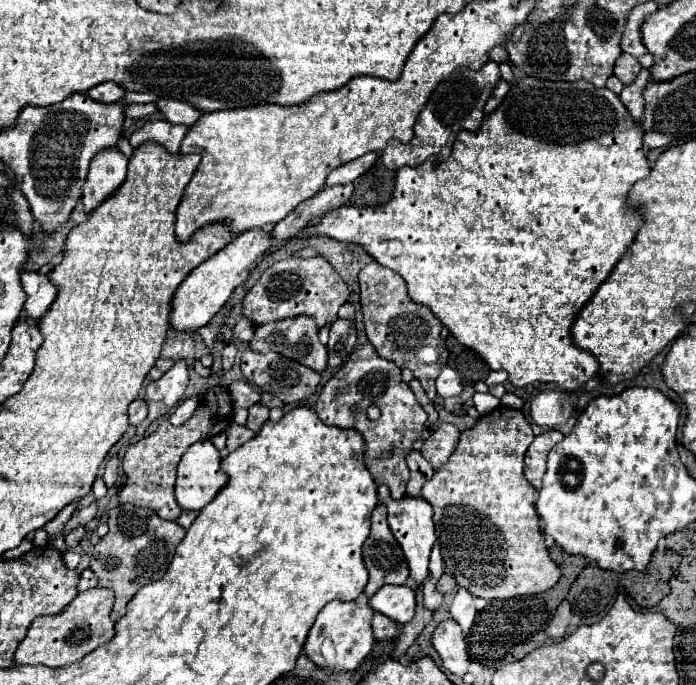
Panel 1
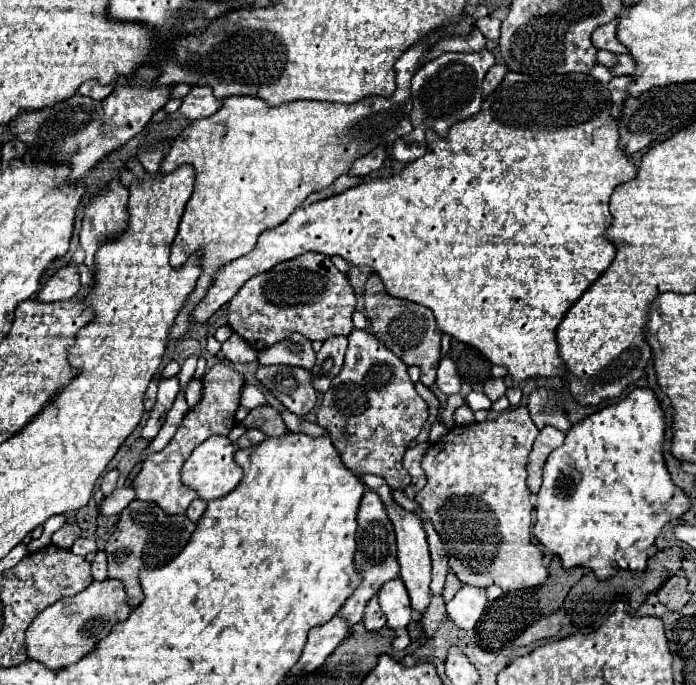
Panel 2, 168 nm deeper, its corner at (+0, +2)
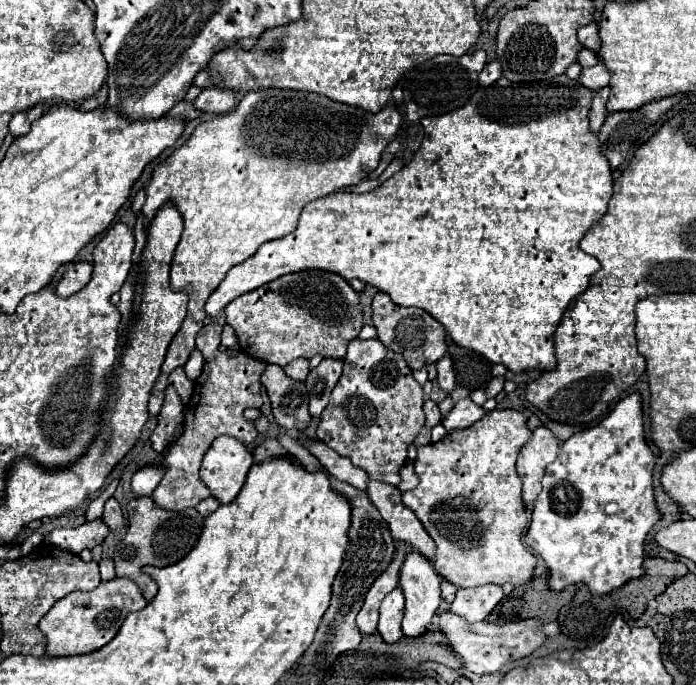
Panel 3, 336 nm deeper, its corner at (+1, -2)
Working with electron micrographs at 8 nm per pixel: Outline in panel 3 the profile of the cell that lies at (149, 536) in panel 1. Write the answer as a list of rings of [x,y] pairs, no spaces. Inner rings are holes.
[[[137,496],[127,504],[127,534],[117,546],[113,560],[119,578],[131,578],[139,584],[141,592],[147,600],[157,594],[157,582],[145,574],[143,566],[169,566],[185,558],[191,548],[197,544],[201,530],[205,526],[205,518],[195,510],[187,508],[181,512],[171,512],[159,508],[151,496]]]

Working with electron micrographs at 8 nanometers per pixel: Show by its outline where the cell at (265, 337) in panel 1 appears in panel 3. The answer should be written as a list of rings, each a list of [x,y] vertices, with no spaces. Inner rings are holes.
[[[305,358],[293,360],[293,362],[289,362],[283,370],[285,370],[285,374],[287,374],[289,378],[293,378],[293,380],[305,380],[307,374],[309,374],[309,360],[305,360]]]

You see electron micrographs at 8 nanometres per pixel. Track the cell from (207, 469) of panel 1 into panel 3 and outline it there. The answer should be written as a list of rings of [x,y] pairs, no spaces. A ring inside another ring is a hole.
[[[221,436],[201,462],[201,480],[207,484],[213,498],[217,496],[221,504],[229,504],[243,488],[251,466],[251,450],[233,436]]]

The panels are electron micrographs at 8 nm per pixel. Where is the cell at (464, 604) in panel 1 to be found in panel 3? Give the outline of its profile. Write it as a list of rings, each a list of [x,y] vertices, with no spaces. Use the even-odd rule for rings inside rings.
[[[497,584],[459,588],[455,600],[451,602],[451,612],[465,618],[469,624],[481,622],[489,612],[501,602],[503,590]]]

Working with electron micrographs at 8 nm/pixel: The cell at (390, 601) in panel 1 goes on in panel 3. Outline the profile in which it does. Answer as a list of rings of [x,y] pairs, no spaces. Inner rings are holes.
[[[395,588],[383,602],[381,602],[381,616],[377,632],[385,642],[397,642],[401,632],[401,618],[403,618],[403,592],[401,588]]]

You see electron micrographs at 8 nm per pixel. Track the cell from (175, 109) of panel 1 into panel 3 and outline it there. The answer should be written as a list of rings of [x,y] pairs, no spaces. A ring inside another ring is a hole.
[[[203,88],[203,92],[195,100],[195,108],[213,114],[229,112],[237,102],[237,92],[221,90],[221,88]]]

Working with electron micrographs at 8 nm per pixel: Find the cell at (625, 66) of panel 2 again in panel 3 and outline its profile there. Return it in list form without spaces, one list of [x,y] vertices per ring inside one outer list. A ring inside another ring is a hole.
[[[597,64],[593,68],[583,68],[579,74],[579,82],[591,92],[597,92],[599,88],[607,86],[609,78],[611,78],[609,70],[605,70],[605,66],[601,66],[601,64]]]

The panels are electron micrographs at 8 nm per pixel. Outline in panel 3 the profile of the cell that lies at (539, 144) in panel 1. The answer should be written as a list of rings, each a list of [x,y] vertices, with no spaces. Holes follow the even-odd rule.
[[[565,74],[553,78],[551,86],[545,88],[525,88],[511,84],[507,78],[499,78],[491,86],[479,86],[473,96],[461,106],[459,110],[453,110],[449,114],[423,118],[425,138],[415,152],[413,160],[403,166],[395,176],[385,180],[381,186],[377,186],[371,192],[337,192],[329,194],[321,200],[309,202],[299,218],[299,226],[293,234],[287,234],[285,238],[277,238],[273,242],[265,242],[253,258],[247,258],[245,262],[233,266],[233,270],[227,272],[223,282],[217,286],[217,290],[207,300],[207,314],[215,316],[221,312],[231,300],[239,298],[241,294],[247,294],[263,284],[269,284],[271,280],[301,272],[301,270],[327,270],[333,274],[339,274],[347,282],[351,278],[357,278],[365,284],[375,286],[379,292],[385,292],[391,296],[391,300],[399,306],[417,306],[425,312],[429,312],[437,322],[445,326],[449,336],[455,344],[469,348],[487,360],[495,364],[505,364],[511,372],[525,372],[529,370],[553,370],[555,366],[555,348],[553,348],[553,334],[555,328],[563,316],[563,310],[571,304],[575,296],[579,296],[589,286],[589,276],[595,274],[601,264],[593,256],[585,254],[579,248],[579,240],[587,234],[587,230],[593,226],[593,222],[601,220],[601,214],[607,210],[607,202],[613,194],[613,176],[611,168],[605,162],[605,156],[601,156],[601,148],[597,146],[597,136],[589,130],[589,106],[593,100],[593,92],[585,90],[579,82],[569,80]]]

